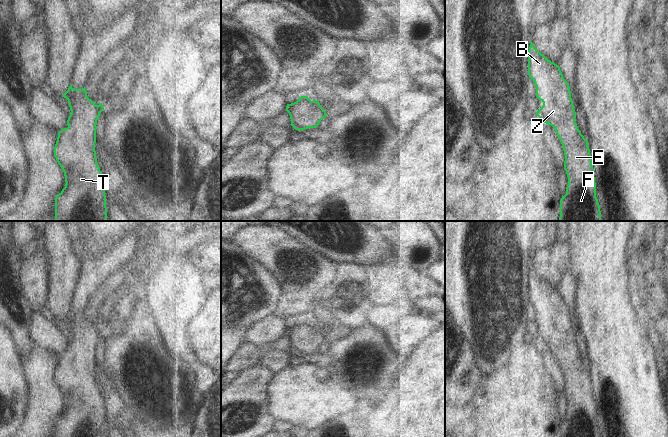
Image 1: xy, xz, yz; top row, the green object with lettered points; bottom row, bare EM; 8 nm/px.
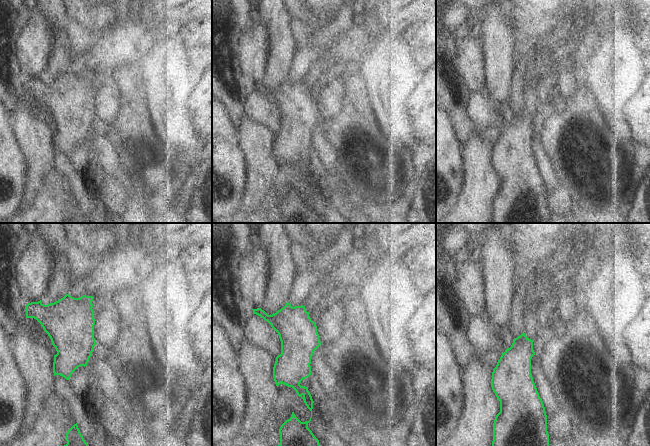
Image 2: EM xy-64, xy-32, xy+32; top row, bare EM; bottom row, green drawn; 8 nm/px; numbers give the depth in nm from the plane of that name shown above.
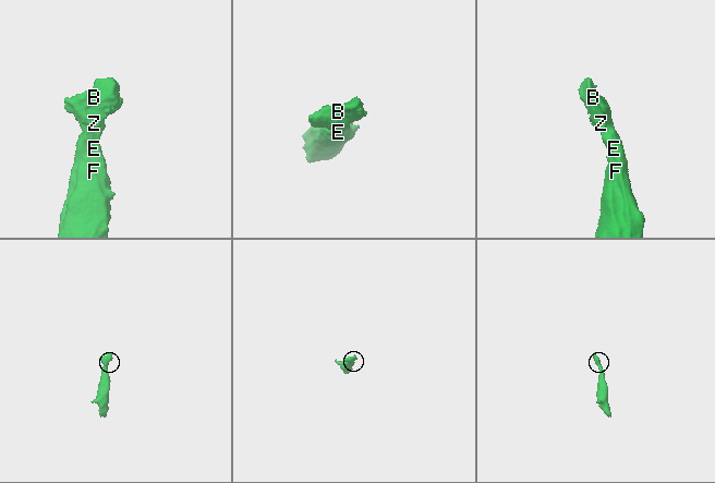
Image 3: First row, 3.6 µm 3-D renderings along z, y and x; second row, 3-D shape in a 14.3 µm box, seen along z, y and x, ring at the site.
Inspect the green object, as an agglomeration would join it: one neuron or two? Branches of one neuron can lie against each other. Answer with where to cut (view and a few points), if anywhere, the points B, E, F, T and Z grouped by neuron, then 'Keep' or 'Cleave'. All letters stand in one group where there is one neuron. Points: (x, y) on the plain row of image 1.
No split. Groups: B E F T Z. Keep

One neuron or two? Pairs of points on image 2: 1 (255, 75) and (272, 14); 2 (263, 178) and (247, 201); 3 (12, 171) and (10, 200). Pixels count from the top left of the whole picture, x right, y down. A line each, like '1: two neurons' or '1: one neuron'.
1: two neurons
2: one neuron
3: one neuron

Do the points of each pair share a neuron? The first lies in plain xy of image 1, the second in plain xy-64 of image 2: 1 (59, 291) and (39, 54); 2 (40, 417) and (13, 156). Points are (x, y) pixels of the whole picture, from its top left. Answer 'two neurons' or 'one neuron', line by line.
1: two neurons
2: two neurons

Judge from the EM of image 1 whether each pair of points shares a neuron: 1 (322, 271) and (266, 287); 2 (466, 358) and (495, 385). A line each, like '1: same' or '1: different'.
1: different
2: different

